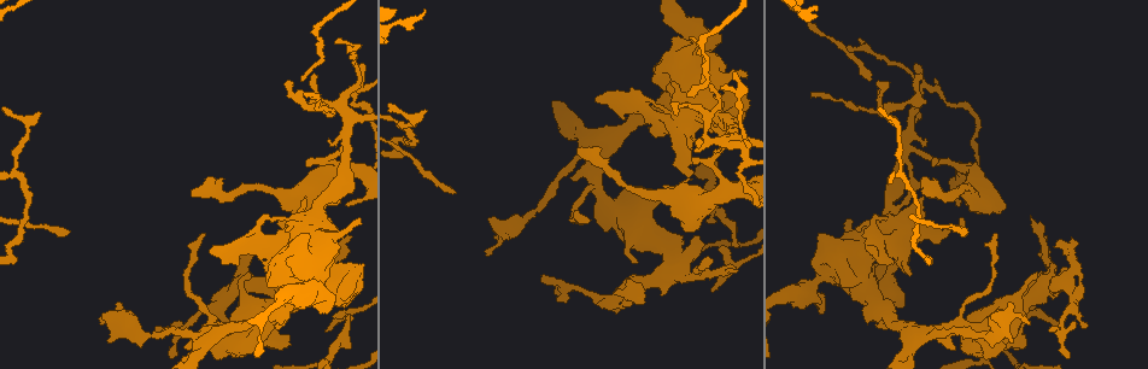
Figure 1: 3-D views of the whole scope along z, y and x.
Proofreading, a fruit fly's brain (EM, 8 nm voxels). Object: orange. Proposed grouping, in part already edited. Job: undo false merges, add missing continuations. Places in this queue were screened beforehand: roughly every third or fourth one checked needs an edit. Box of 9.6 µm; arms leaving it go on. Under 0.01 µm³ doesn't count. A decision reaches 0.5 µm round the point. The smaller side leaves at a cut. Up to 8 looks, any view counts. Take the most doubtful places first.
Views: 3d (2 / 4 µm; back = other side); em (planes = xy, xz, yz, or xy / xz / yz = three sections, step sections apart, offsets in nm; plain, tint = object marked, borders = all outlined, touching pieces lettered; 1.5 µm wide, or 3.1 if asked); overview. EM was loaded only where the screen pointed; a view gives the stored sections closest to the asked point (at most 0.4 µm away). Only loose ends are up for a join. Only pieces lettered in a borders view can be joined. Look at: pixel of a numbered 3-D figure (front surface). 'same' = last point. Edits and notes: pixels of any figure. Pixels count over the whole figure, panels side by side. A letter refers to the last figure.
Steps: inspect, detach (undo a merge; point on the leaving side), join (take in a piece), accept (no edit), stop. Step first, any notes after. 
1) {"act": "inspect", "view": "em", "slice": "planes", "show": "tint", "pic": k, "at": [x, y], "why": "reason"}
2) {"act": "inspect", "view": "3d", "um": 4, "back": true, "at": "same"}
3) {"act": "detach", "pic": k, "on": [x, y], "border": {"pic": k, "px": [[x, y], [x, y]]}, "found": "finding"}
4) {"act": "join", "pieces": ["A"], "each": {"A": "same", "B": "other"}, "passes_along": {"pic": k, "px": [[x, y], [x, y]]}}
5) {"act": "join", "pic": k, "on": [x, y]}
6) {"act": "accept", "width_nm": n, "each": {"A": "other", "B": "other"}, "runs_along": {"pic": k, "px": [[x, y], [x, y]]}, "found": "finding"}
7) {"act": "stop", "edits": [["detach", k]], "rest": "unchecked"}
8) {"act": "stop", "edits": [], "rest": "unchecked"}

{"act": "inspect", "view": "3d", "um": 2, "pic": 1, "at": [408, 145], "why": "four or more arms meet"}

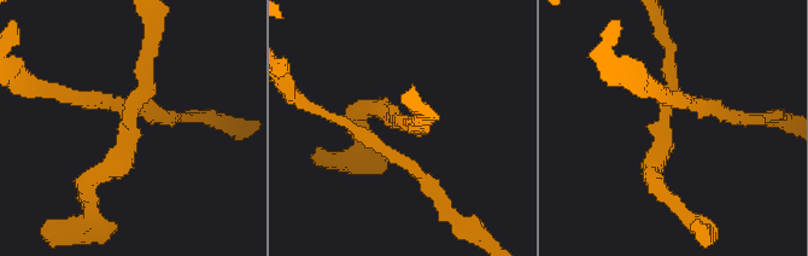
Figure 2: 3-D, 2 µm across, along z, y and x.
{"act": "inspect", "view": "em", "slice": "planes", "show": "tint", "pic": 2, "at": [408, 122], "arms": 4, "why": "need the tissue"}

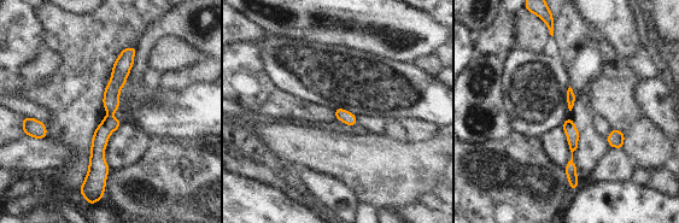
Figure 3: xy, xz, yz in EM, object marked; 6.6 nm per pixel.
{"act": "inspect", "view": "em", "slice": "planes", "show": "borders", "at": "same", "why": "what lies round it"}

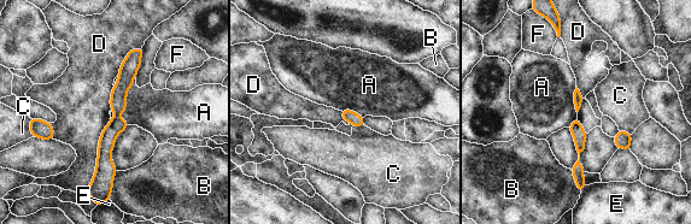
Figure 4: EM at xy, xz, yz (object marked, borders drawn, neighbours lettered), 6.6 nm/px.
{"act": "accept", "longest_contact_nm": ["D", 500], "each": {"A": "other", "B": "other", "C": "other", "D": "other", "E": "other", "F": "other"}, "runs_along": {"pic": 4, "px": [[139, 51], [106, 141], [107, 186]]}, "found": "all the same neuron"}

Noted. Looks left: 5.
{"act": "inspect", "view": "em", "slice": "planes", "show": "tint", "pic": 1, "at": [968, 319], "why": "free end"}

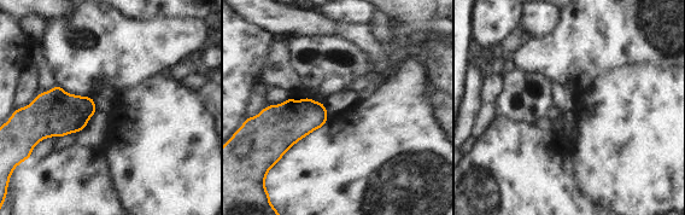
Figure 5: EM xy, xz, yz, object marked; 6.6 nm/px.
{"act": "inspect", "view": "em", "slice": "planes", "show": "borders", "at": "same"}

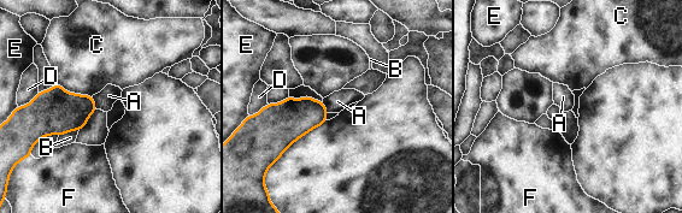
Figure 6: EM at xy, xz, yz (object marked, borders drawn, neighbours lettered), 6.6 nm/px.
{"act": "accept", "longest_contact_nm": ["E", 280], "each": {"A": "other", "B": "other", "C": "other", "D": "other", "E": "other", "F": "other"}, "border": {"pic": 6, "px": [[57, 82], [69, 92], [92, 96]]}, "found": "no lettered piece goes on from it"}

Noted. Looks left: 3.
{"act": "inspect", "view": "em", "slice": "planes", "show": "borders", "pic": 1, "at": [108, 341], "why": "free end"}

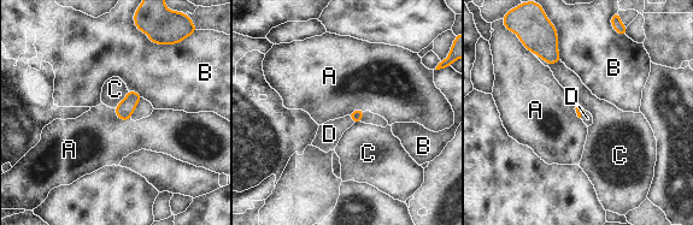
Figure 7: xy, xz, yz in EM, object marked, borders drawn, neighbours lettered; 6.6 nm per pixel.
{"act": "join", "pieces": ["D"], "each": {"A": "other", "B": "other", "C": "other", "D": "same"}, "found": "it goes on there"}

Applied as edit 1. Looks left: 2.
{"act": "stop", "edits": [["join", 7]], "rest": "unchecked"}

